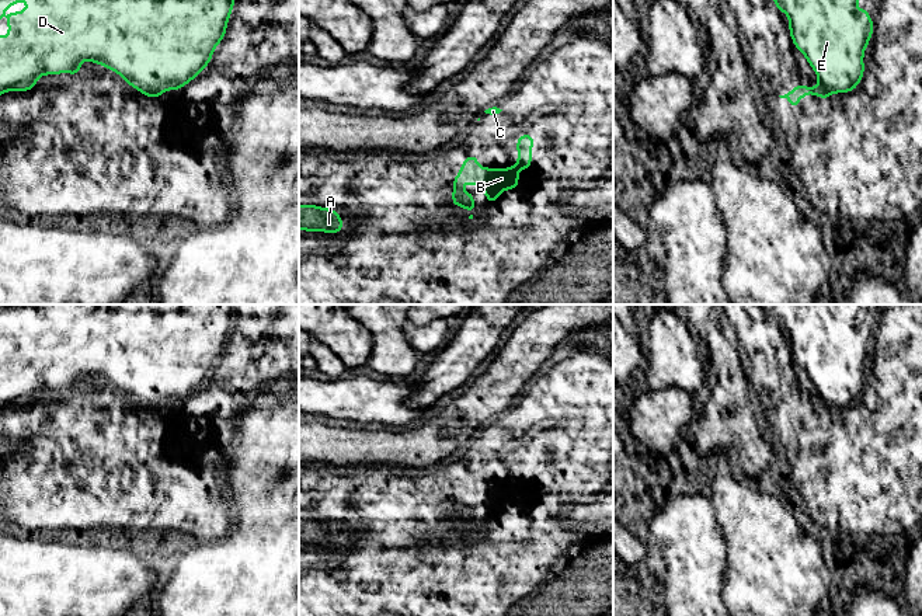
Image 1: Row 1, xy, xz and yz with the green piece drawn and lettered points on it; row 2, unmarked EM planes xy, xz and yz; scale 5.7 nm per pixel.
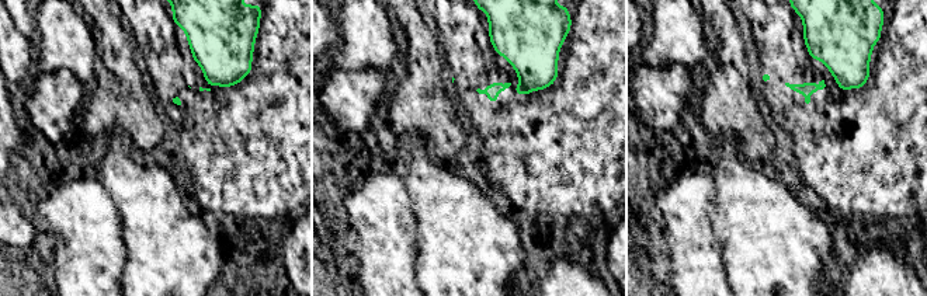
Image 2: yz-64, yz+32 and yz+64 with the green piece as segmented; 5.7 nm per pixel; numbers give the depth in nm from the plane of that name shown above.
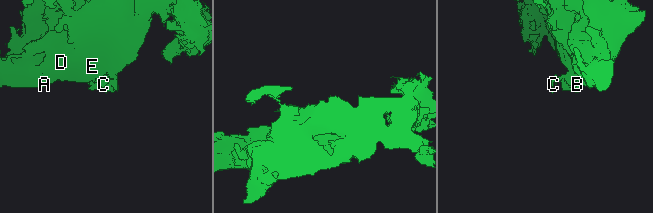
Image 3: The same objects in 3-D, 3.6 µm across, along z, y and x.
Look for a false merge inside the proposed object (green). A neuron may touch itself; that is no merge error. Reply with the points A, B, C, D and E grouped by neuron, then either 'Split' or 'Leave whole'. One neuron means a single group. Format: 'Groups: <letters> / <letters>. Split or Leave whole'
Groups: A D E / B C. Split

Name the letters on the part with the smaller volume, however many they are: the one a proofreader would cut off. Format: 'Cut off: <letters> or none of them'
Cut off: B, C

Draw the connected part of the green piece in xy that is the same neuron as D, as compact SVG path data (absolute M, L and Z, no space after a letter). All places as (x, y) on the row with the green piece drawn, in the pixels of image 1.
M25 0L24 11L11 13L7 15L8 35L0 36L0 95L6 91L27 91L32 90L39 76L70 74L80 73L80 63L90 60L108 67L123 77L125 83L138 88L142 94L157 98L167 90L180 90L187 83L194 80L211 62L212 53L218 43L223 41L227 21L234 6L234 0Z

